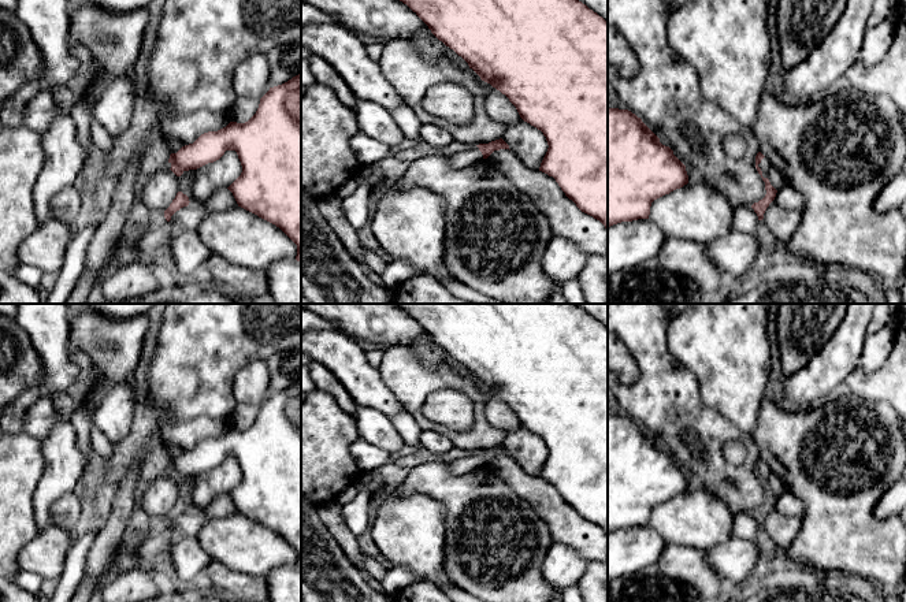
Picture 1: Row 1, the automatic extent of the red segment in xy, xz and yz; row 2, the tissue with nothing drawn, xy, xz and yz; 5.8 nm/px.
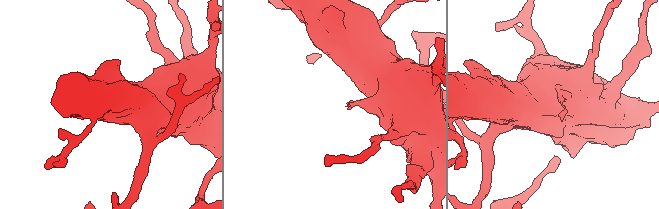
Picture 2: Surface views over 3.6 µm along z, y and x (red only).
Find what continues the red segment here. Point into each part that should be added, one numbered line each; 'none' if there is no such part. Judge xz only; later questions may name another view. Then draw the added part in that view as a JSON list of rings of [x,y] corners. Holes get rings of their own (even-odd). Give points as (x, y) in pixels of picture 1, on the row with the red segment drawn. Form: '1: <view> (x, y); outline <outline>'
1: xz (461, 159); outline [[[478,146],[467,149],[464,152],[457,152],[449,157],[452,167],[468,167],[475,161],[483,160],[483,155]]]

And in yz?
1: yz (765, 164); outline [[[764,157],[764,159],[761,160],[761,163],[758,164],[758,167],[760,167],[761,171],[762,171],[762,176],[764,176],[764,178],[768,178],[768,172],[769,172],[769,170],[771,170],[771,167],[772,167],[771,161],[769,161],[766,157]]]

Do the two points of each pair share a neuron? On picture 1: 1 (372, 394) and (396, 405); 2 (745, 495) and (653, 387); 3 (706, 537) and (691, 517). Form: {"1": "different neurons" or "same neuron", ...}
{"1": "same neuron", "2": "same neuron", "3": "same neuron"}

